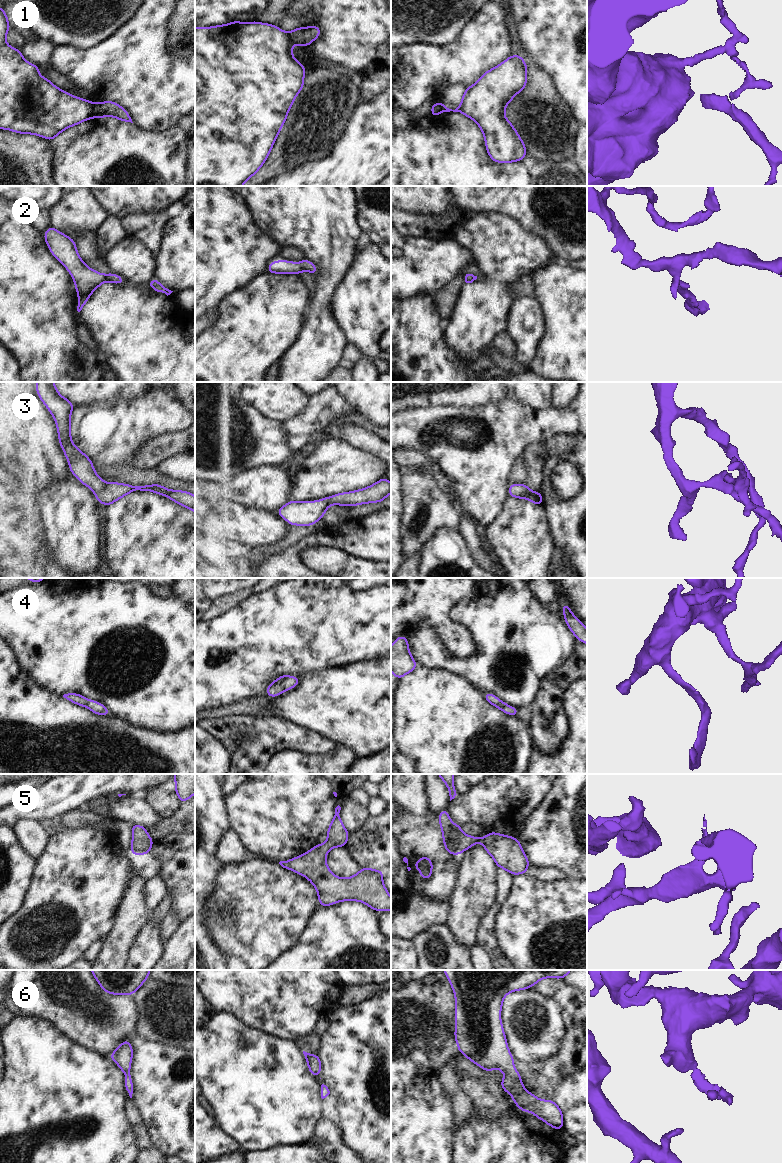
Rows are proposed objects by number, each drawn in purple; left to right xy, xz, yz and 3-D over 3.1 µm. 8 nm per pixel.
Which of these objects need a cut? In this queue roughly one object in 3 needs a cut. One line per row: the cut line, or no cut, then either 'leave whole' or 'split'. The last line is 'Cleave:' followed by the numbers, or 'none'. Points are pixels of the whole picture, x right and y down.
1: cut in xy along (95, 103), (94, 116); split
2: no cut; leave whole
3: no cut; leave whole
4: no cut; leave whole
5: no cut; leave whole
6: no cut; leave whole
Cleave: 1

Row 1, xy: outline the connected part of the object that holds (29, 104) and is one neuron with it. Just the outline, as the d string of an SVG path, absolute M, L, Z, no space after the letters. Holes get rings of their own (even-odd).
M0 7L0 129L21 134L33 134L52 141L67 128L87 119L92 120L95 117L95 103L73 96L52 84L48 78L43 78L39 74L39 65L29 63L24 59L20 48L12 48L6 43L6 34L10 29L6 12L4 8Z

